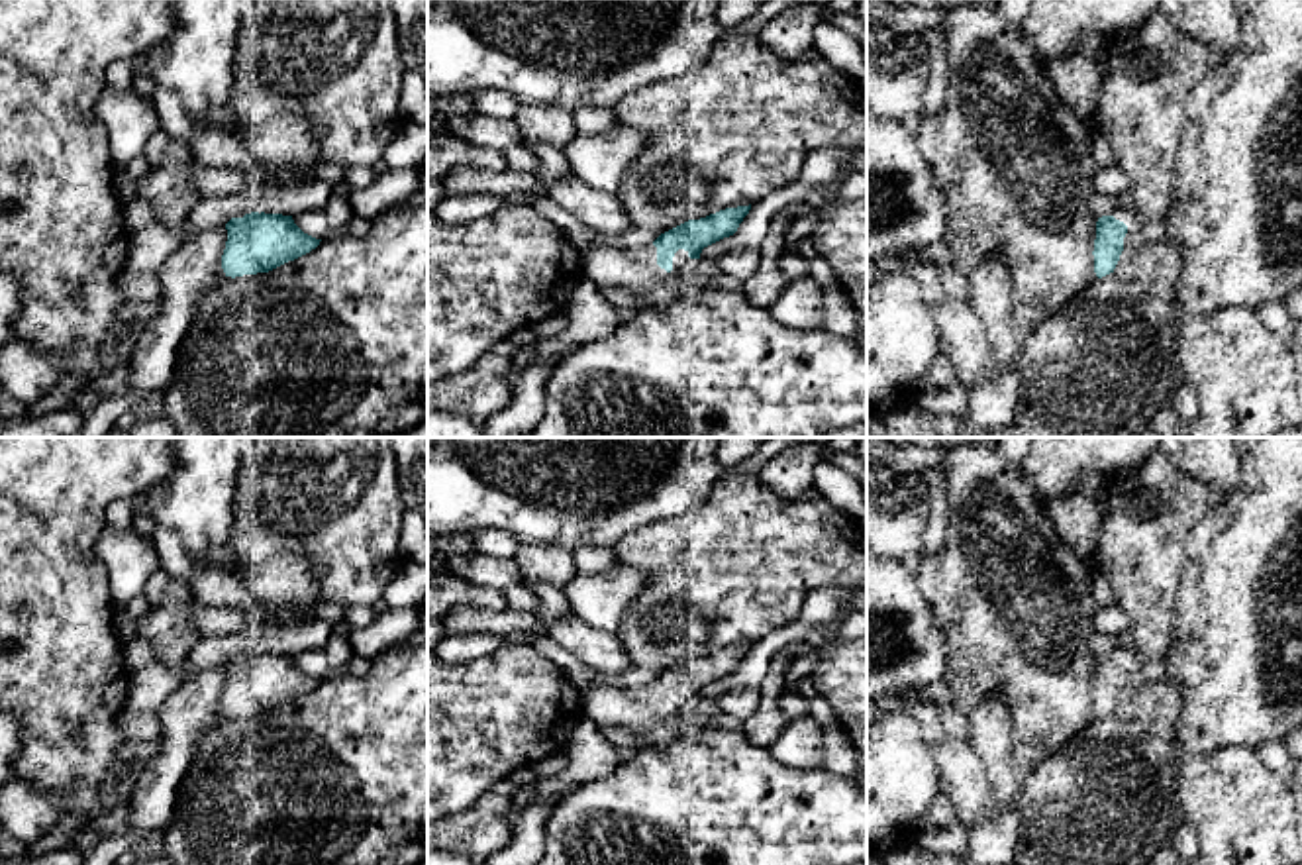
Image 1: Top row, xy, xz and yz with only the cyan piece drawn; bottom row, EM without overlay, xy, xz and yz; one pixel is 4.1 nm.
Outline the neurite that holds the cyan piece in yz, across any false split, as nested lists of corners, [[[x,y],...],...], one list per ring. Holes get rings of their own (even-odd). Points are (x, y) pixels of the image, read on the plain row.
[[[1114,645],[1102,657],[1096,657],[1094,712],[1098,718],[1114,712],[1120,694],[1129,681],[1139,675],[1145,657],[1131,645]]]

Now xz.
[[[751,643],[688,659],[633,688],[592,687],[582,694],[584,718],[647,736],[690,698],[700,698],[704,687],[733,675],[749,649]]]

